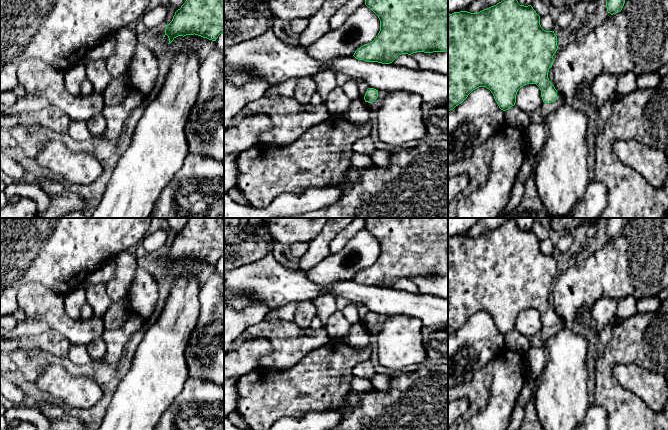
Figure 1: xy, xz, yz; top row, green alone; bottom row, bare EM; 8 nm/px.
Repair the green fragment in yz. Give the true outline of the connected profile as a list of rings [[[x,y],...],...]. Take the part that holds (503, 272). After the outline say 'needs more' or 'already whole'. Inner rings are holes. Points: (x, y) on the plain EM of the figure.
[[[513,218],[478,237],[449,238],[448,335],[479,311],[489,313],[503,335],[515,329],[518,314],[527,308],[536,308],[540,312],[544,327],[556,325],[558,315],[549,305],[548,296],[557,273],[554,255],[545,255],[533,231],[520,229]]]; already whole

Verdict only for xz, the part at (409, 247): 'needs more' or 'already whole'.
already whole

